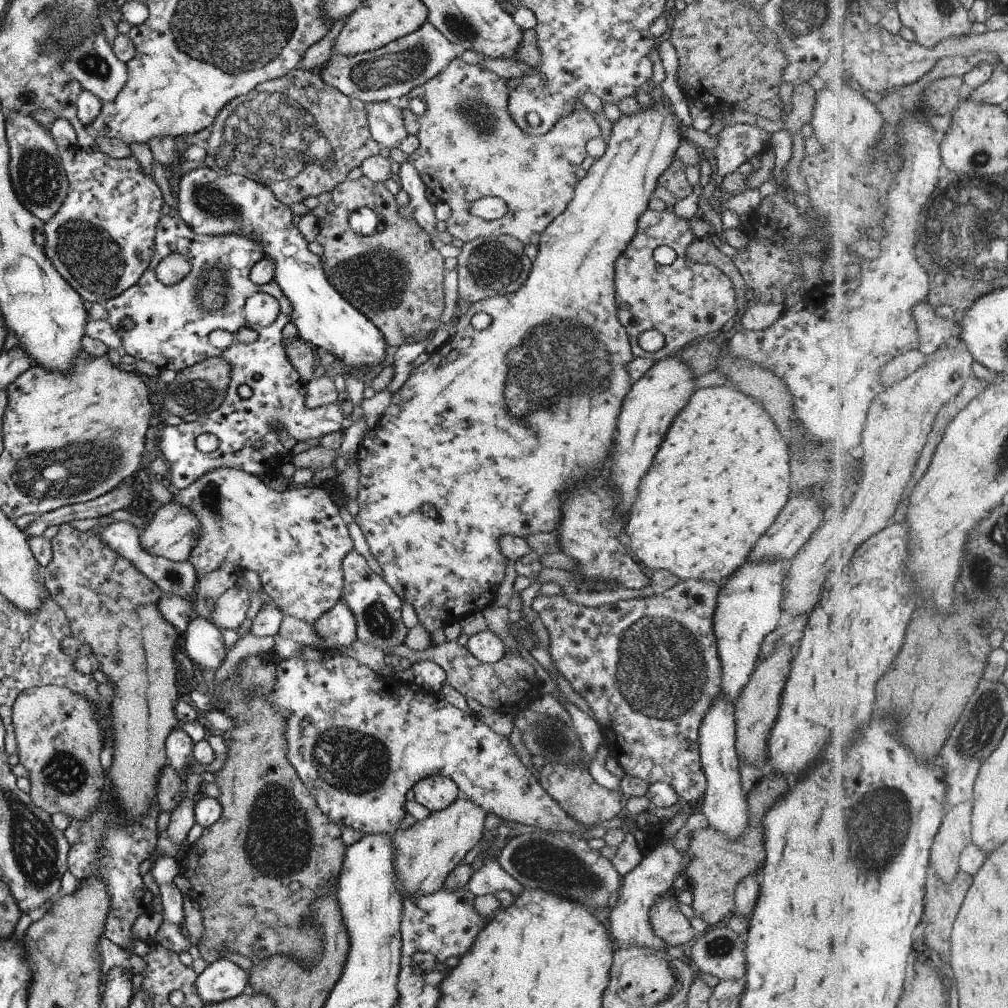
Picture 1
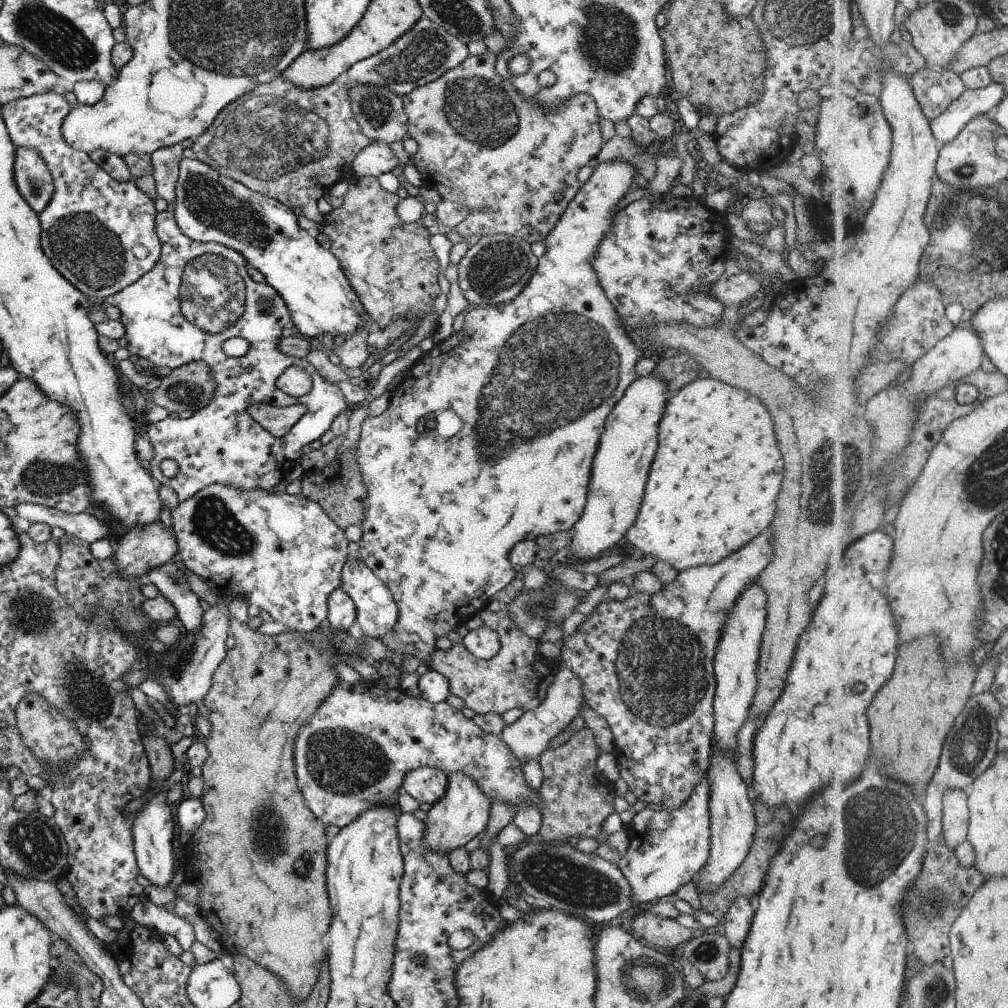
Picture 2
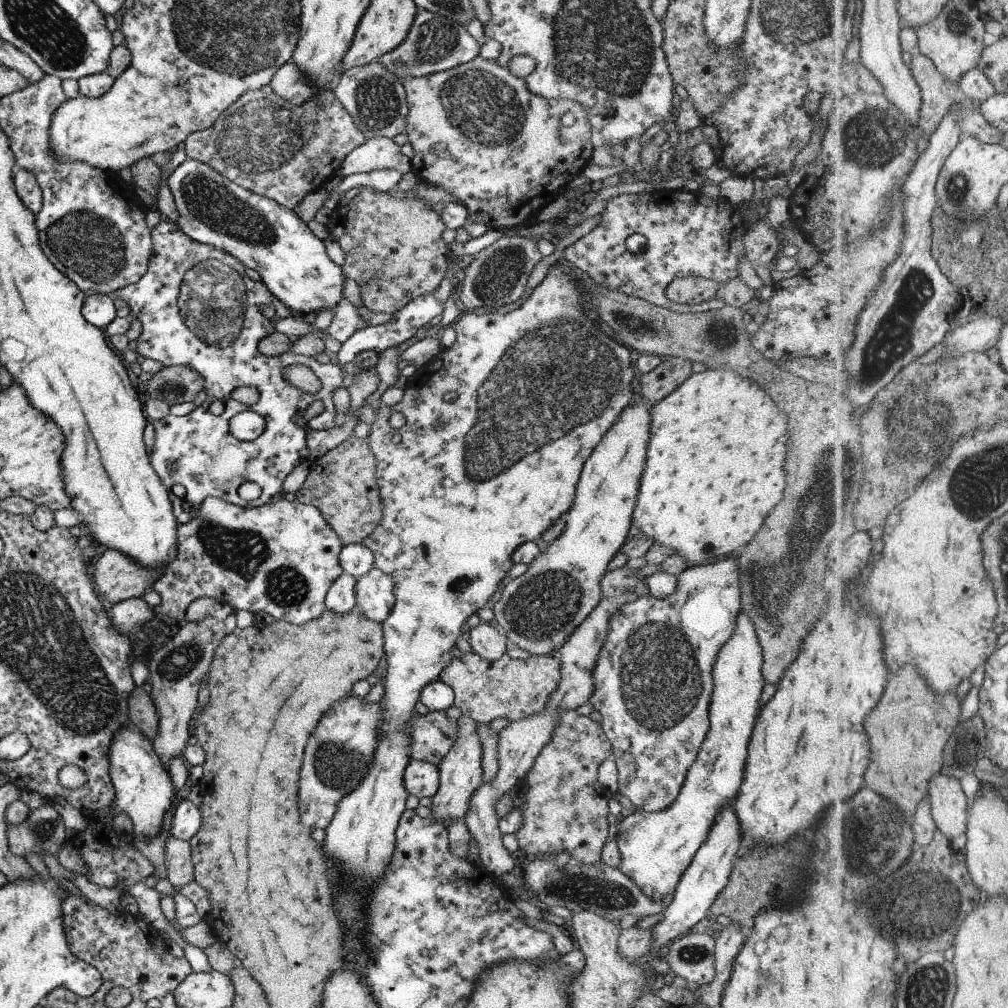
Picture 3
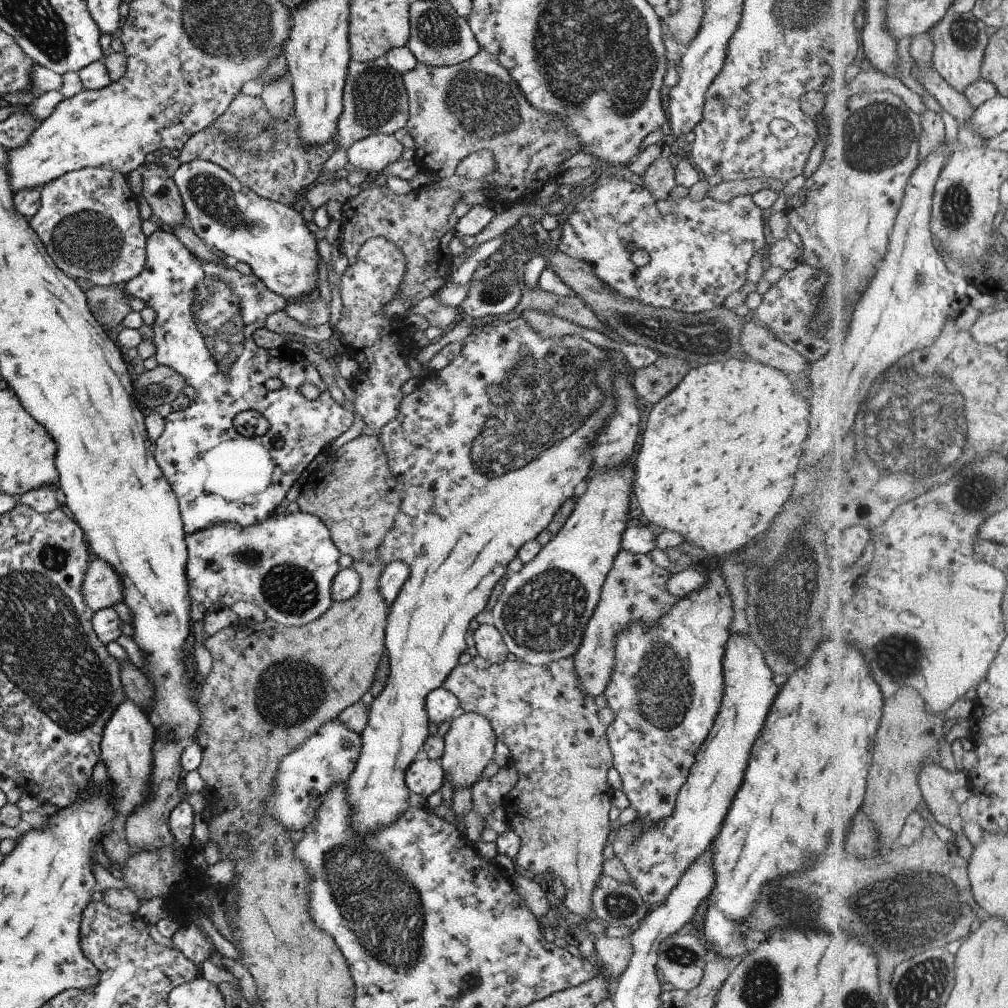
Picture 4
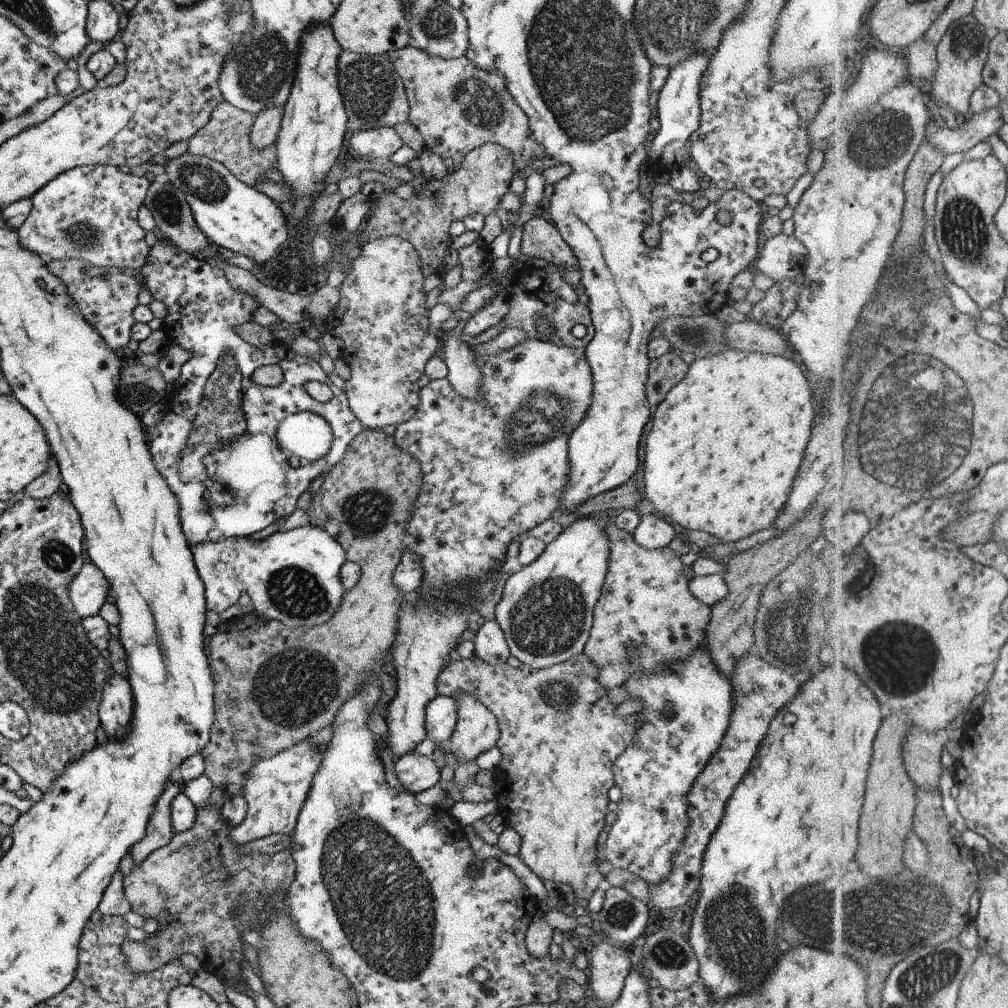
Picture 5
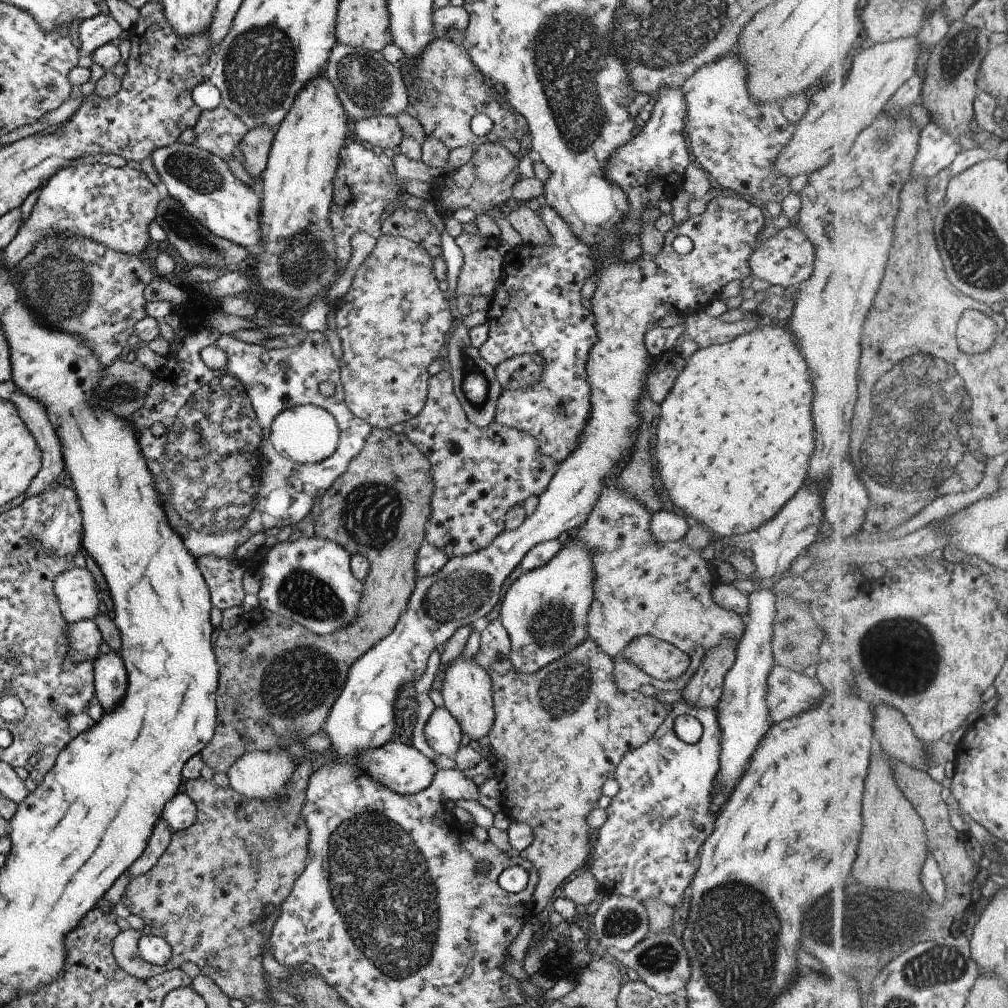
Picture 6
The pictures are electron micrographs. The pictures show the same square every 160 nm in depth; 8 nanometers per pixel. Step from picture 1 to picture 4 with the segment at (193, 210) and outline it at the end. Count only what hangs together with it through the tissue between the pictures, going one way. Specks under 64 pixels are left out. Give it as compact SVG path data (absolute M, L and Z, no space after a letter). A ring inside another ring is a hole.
M193 159L188 163L181 163L171 176L177 187L184 218L193 234L203 242L207 248L219 254L228 262L244 262L249 266L255 278L261 280L271 292L293 301L315 296L317 288L317 259L315 249L317 235L307 229L306 222L292 206L264 199L255 192L243 186L234 176L231 176L220 166L203 159Z

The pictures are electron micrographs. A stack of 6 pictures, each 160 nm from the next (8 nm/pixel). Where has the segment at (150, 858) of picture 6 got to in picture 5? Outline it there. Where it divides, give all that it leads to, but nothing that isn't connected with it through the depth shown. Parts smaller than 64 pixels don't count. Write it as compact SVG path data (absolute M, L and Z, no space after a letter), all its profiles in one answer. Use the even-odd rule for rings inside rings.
M175 776L164 782L164 789L153 803L149 813L148 823L145 825L144 835L141 840L133 843L128 854L136 865L150 852L165 846L174 835L170 819L170 803L181 792L181 782Z

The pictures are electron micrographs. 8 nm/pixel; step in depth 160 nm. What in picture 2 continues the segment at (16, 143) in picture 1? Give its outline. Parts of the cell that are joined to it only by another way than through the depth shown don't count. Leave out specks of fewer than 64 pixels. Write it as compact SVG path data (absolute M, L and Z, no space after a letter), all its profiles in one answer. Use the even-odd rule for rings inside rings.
M14 147L13 182L21 198L38 215L50 201L53 185L47 165L34 148Z

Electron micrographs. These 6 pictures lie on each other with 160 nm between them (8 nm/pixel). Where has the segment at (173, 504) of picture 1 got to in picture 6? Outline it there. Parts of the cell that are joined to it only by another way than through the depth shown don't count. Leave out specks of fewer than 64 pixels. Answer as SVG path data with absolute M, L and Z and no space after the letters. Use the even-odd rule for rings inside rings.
M71 566L58 574L53 581L53 592L69 625L99 614L101 593L86 567Z

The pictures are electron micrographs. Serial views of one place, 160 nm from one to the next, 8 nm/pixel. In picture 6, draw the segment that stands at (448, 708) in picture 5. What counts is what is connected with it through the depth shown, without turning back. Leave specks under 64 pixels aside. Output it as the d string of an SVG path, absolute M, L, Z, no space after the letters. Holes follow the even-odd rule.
M435 707L423 726L423 734L425 742L436 755L449 757L459 748L462 732L445 707Z

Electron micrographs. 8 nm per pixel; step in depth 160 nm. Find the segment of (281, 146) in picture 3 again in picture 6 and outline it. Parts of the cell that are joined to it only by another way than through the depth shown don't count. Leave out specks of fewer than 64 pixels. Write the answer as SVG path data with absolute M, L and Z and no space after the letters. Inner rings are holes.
M222 104L201 111L192 131L194 144L201 150L227 161L233 158L231 150L240 143L249 128Z

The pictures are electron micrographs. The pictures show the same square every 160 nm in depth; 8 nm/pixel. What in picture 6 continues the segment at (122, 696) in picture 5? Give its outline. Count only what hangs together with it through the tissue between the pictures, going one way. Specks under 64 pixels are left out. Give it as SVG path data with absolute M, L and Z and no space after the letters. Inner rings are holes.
M109 651L101 658L93 659L92 675L94 678L94 698L101 706L103 713L109 712L113 704L121 700L127 684L126 670L118 653Z

